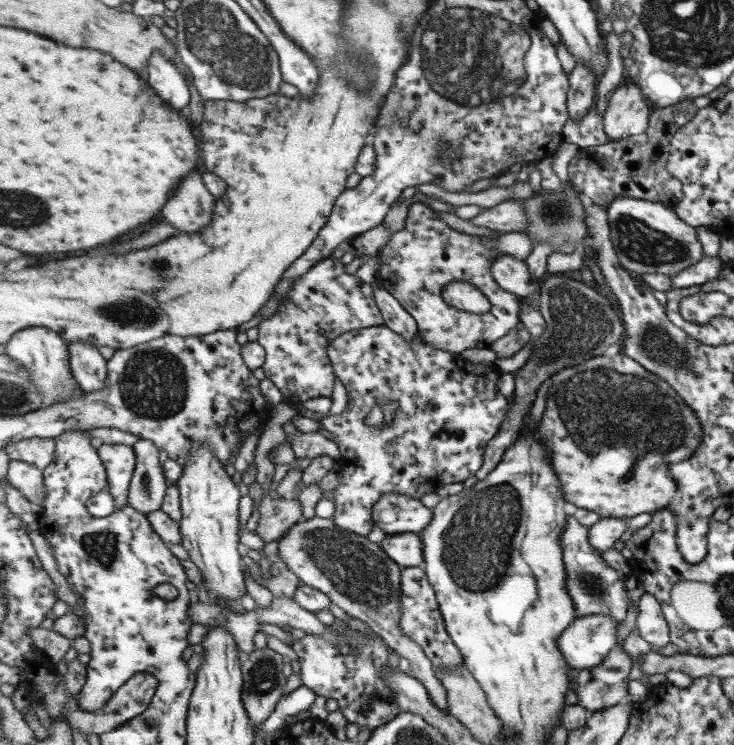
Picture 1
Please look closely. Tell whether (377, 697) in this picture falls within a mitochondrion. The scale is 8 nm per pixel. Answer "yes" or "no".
no

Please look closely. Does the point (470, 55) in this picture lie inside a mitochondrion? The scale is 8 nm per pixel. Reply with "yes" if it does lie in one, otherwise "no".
yes

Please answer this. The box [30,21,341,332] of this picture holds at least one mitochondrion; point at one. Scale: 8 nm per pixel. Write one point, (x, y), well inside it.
(134, 311)

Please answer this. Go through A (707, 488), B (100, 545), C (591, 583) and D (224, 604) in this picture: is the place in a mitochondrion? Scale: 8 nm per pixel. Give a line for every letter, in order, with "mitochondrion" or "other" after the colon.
A: other
B: mitochondrion
C: mitochondrion
D: other

